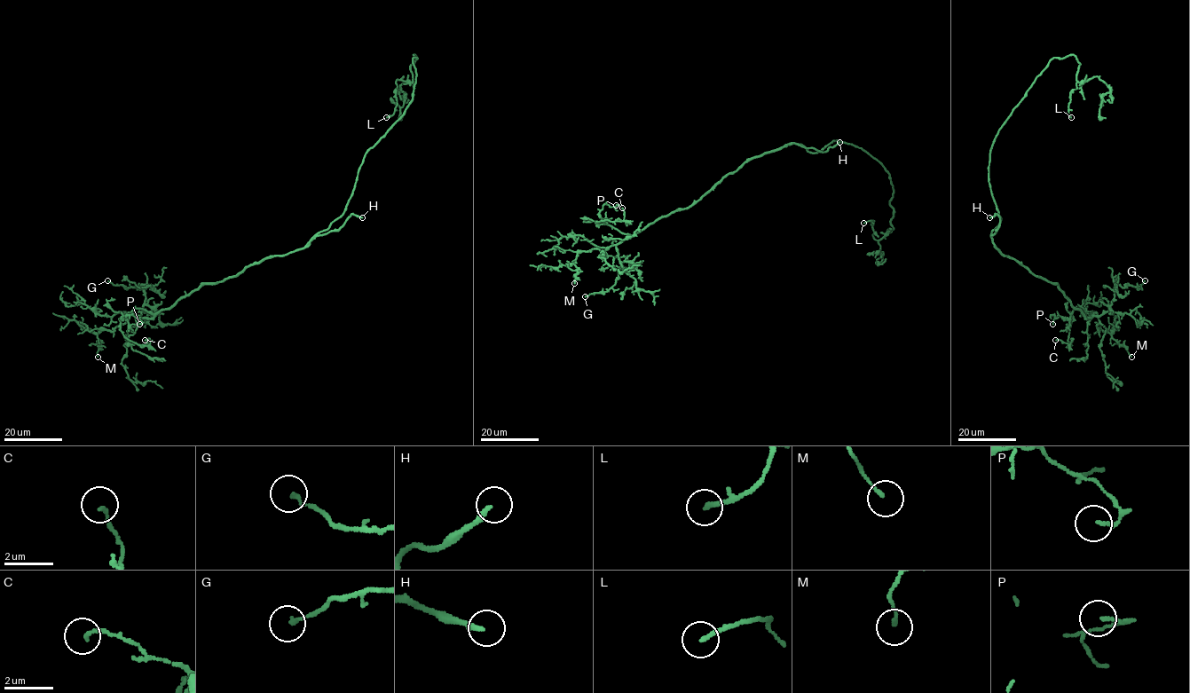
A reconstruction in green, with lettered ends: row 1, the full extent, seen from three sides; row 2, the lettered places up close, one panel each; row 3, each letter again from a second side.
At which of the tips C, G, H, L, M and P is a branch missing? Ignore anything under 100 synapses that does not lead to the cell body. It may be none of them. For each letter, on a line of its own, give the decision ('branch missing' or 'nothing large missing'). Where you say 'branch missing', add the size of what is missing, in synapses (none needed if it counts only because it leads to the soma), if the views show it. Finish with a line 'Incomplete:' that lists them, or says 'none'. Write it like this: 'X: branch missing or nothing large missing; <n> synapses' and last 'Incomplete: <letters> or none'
C: nothing large missing
G: nothing large missing
H: branch missing
L: nothing large missing
M: nothing large missing
P: nothing large missing
Incomplete: H

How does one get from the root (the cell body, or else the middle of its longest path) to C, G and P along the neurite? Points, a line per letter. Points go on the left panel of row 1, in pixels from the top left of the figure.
C: (321, 231), (303, 248), (201, 284), (169, 308), (125, 312), (122, 334), (140, 345), (145, 340)
G: (321, 231), (302, 248), (201, 284), (152, 318), (139, 316), (145, 299), (142, 284), (107, 280)
P: (321, 231), (303, 248), (201, 284), (169, 308), (154, 313), (136, 309), (122, 317), (131, 314), (139, 324)

